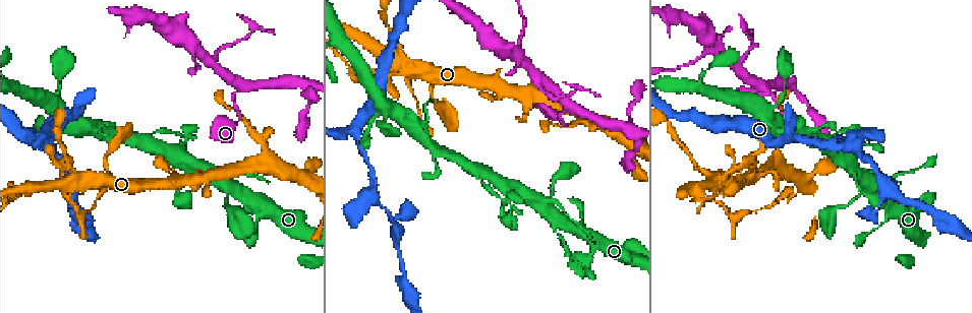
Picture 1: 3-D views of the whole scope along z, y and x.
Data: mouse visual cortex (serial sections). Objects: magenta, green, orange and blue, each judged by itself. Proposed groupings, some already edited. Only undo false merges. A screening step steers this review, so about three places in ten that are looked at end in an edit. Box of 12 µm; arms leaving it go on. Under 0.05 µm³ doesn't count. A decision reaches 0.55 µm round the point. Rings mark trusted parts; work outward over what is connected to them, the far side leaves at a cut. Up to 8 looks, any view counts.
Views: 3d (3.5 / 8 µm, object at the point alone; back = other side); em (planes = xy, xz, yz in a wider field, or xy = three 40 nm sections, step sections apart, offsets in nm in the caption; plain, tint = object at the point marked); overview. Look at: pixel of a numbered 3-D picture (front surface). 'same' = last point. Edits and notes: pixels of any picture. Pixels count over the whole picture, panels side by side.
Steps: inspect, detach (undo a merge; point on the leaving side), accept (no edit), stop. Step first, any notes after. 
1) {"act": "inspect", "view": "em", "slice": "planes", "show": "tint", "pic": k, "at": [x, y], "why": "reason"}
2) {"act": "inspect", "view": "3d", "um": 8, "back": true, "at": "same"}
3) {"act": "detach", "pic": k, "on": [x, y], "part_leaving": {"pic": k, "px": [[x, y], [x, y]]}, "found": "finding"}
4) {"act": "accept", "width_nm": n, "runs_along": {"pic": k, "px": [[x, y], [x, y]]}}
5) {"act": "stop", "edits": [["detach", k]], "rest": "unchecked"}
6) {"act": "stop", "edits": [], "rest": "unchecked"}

{"act": "inspect", "view": "3d", "um": 3.5, "pic": 1, "at": [717, 200], "why": "calibre changes"}

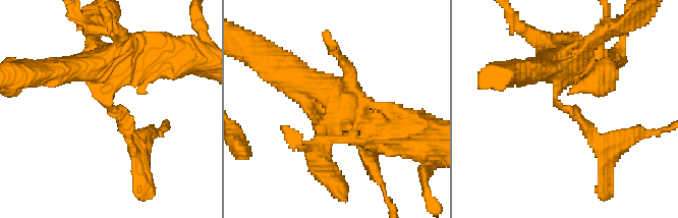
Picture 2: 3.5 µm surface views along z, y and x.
{"act": "inspect", "view": "em", "slice": "planes", "show": "tint", "pic": 2, "at": [565, 110], "arm_widths_nm": [150, 450]}

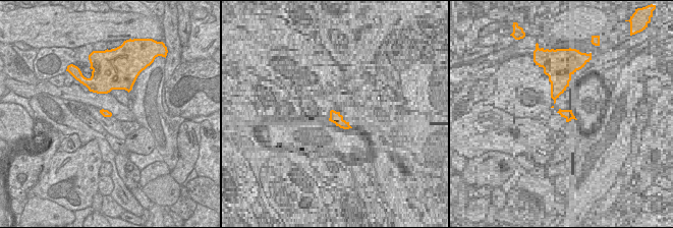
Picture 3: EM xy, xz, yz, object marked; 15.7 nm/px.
{"act": "accept", "found": "continuous, no second cell"}

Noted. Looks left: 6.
{"act": "inspect", "view": "3d", "um": 3.5, "pic": 1, "at": [18, 188], "why": "side arm on a straight run"}

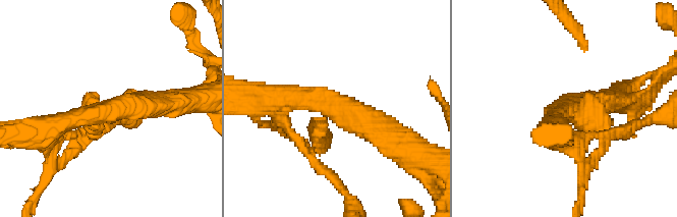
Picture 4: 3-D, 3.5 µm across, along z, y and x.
{"act": "inspect", "view": "em", "slice": "xy", "step": 2, "show": "tint", "pic": 4, "at": [104, 110], "arms": 3, "arm_widths_nm": [200, 300, 400]}

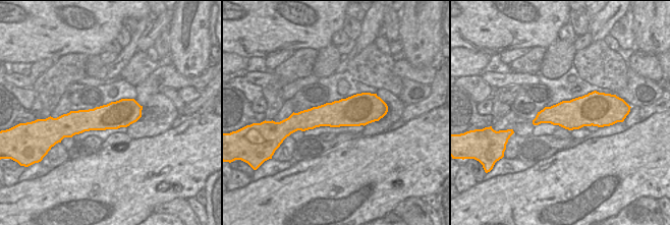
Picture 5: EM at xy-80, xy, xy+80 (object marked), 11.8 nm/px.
{"act": "accept", "runs_along": {"pic": 4, "px": [[163, 104], [97, 110], [85, 129]]}, "found": "continuous, no second cell"}

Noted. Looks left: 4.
{"act": "inspect", "view": "3d", "um": 3.5, "pic": 1, "at": [518, 59]}

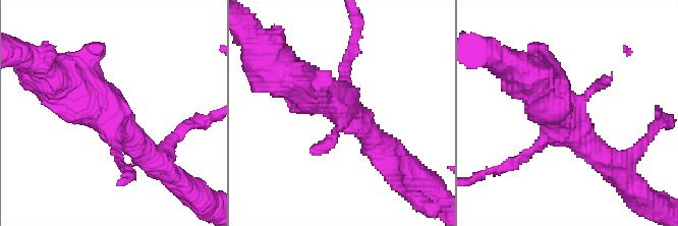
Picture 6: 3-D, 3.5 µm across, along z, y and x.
{"act": "inspect", "view": "em", "slice": "xy", "step": 2, "show": "tint", "pic": 6, "at": [338, 108], "why": "now the EM"}

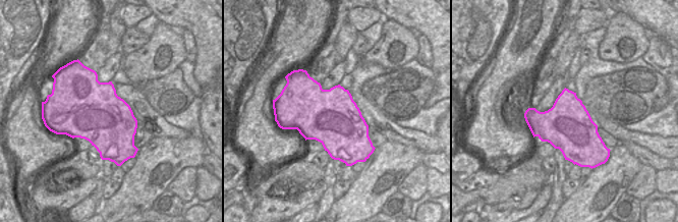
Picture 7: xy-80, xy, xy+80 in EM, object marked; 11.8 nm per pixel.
{"act": "accept", "runs_along": {"pic": 6, "px": [[153, 162], [62, 80]]}, "found": "one cell here"}

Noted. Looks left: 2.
{"act": "stop", "edits": [], "rest": "unchecked"}

